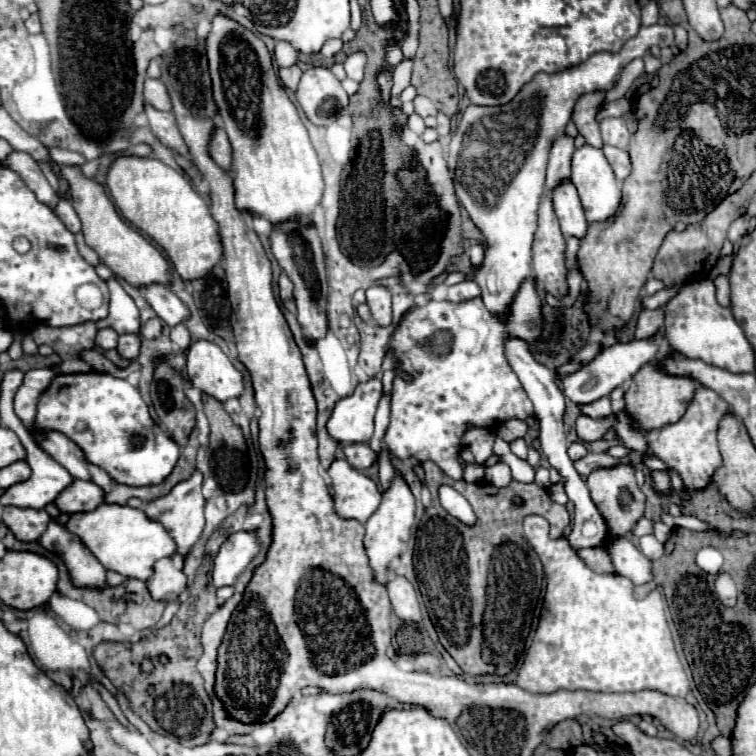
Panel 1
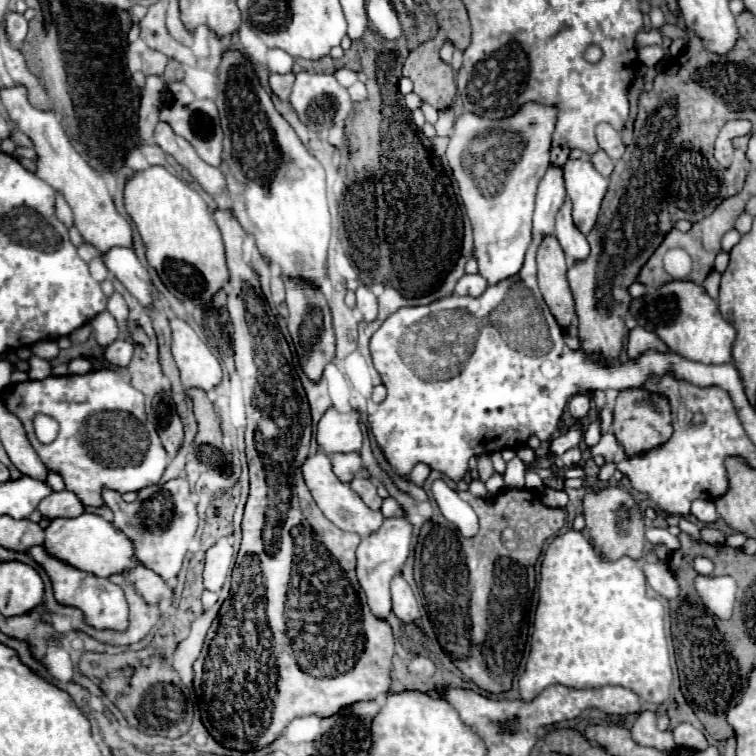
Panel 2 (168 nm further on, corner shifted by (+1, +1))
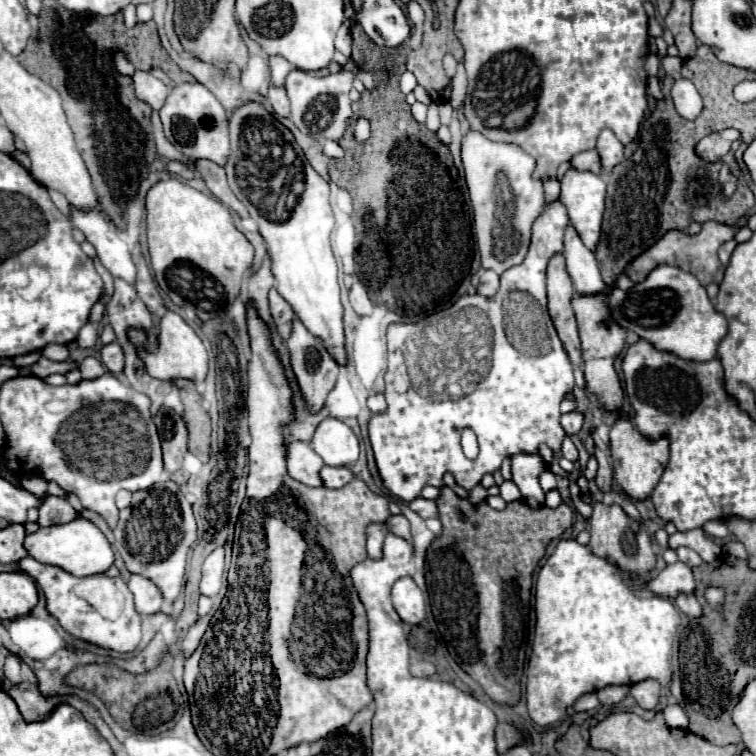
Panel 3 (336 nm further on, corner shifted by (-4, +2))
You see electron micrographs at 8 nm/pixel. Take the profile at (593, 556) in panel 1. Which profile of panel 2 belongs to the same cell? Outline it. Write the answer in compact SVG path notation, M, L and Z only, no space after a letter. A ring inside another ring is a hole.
M606 488L600 494L586 492L584 496L584 518L586 528L582 534L592 542L594 550L598 550L606 560L618 560L622 556L642 560L644 558L644 518L634 502L634 498L620 488Z

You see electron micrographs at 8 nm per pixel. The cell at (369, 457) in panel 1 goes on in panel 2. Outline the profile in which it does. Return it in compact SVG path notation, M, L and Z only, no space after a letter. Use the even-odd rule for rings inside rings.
M356 452L336 454L332 458L332 466L334 466L334 474L338 476L340 482L350 482L362 468L362 460L360 460L360 454L356 454Z

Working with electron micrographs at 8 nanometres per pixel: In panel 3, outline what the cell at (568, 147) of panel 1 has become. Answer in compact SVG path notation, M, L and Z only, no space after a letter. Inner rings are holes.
M555 199L555 201L551 201L551 203L545 203L543 213L541 213L541 215L535 219L535 223L533 223L531 245L529 245L529 253L527 253L525 261L523 261L521 265L517 265L517 267L507 269L507 271L501 275L501 287L499 287L497 295L495 295L495 297L463 295L463 297L445 313L445 315L455 315L455 311L461 311L461 339L463 339L463 337L469 337L469 335L479 335L479 337L483 337L483 339L489 337L489 339L487 339L487 341L489 341L489 349L487 349L487 345L483 343L483 347L485 347L485 355L483 355L483 357L479 355L479 347L469 347L465 341L461 341L461 351L459 351L459 373L479 373L479 381L477 381L477 385L475 385L473 391L465 391L465 389L463 389L461 395L457 393L457 397L453 395L453 399L445 399L445 401L431 401L431 399L421 397L421 395L411 387L411 379L409 379L409 375L407 375L407 365L405 365L405 357L403 357L403 345L405 345L405 339L409 337L409 333L413 333L413 331L411 331L413 323L393 323L393 325L389 325L389 329L387 329L389 367L387 367L387 373L385 373L385 385L387 385L387 387L385 387L387 411L377 413L377 415L371 415L371 421L369 421L369 439L371 439L371 447L373 447L373 453L375 453L375 461L377 461L379 475L381 475L381 479L383 479L383 483L385 483L385 487L387 487L393 495L397 495L399 499L411 501L411 499L419 497L419 493L421 493L421 489L423 489L425 485L433 485L433 487L443 485L443 475L445 475L445 473L451 473L451 475L455 477L455 483L457 483L457 485L461 485L461 487L465 487L465 489L473 489L473 487L481 481L481 477L483 477L485 473L493 473L495 469L499 469L499 467L501 467L501 461L503 461L505 457L511 457L511 455L515 455L515 453L537 453L541 443L547 443L547 445L553 449L555 455L561 453L561 443L563 443L563 439L565 439L565 431L563 431L563 427L561 427L561 423L559 423L559 419L561 419L559 405L561 405L561 401L565 399L565 395L573 391L575 379L573 379L573 365L571 365L571 361L569 361L569 355L567 355L563 343L559 341L559 335L557 335L557 331L555 331L555 327L553 327L553 321L551 321L549 313L547 313L545 267L547 267L549 257L553 257L555 253L563 251L563 231L565 231L565 227L567 227L567 221L569 221L567 209L565 209L565 205L563 205L559 199ZM481 315L483 315L483 317L481 317ZM481 325L487 325L489 331L485 329L485 331L481 333ZM481 375L483 375L483 377L481 377ZM463 429L473 429L473 433L477 435L477 441L479 441L479 455L477 455L477 459L467 459L467 457L463 455L463 447L461 447L461 433L463 433Z

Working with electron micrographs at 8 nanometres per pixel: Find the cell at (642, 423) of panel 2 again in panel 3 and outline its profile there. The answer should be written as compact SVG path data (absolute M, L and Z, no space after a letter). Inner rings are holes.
M619 415L611 427L611 459L615 465L615 479L629 497L645 499L651 495L659 483L663 469L669 461L669 439L663 435L659 439L647 439L639 433L633 421L625 421L625 415Z

